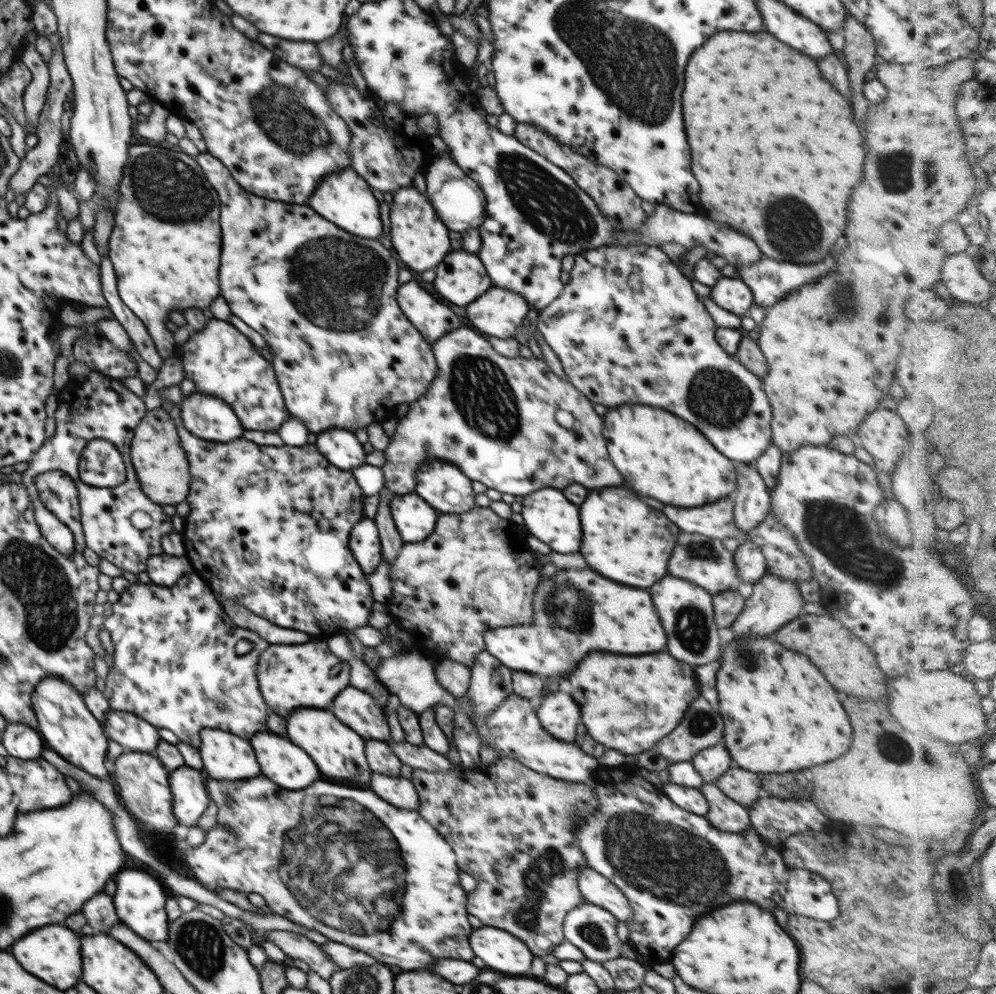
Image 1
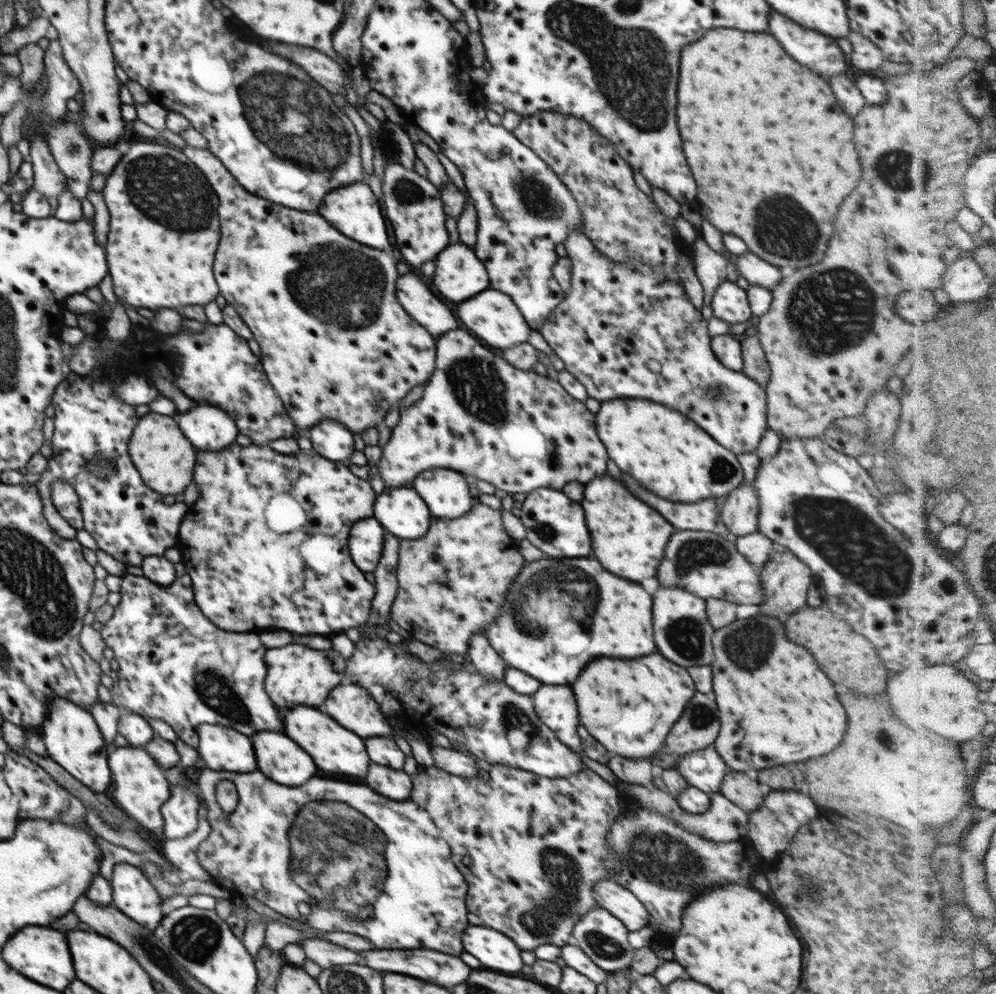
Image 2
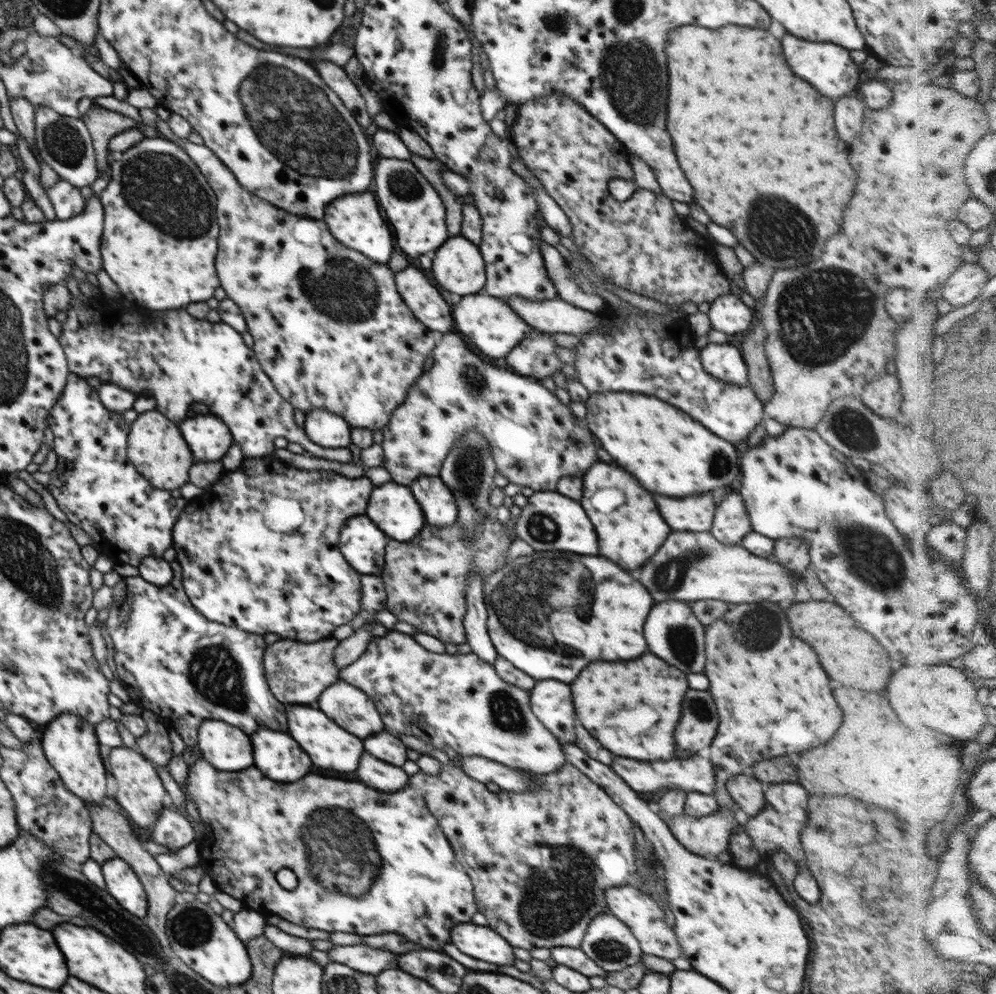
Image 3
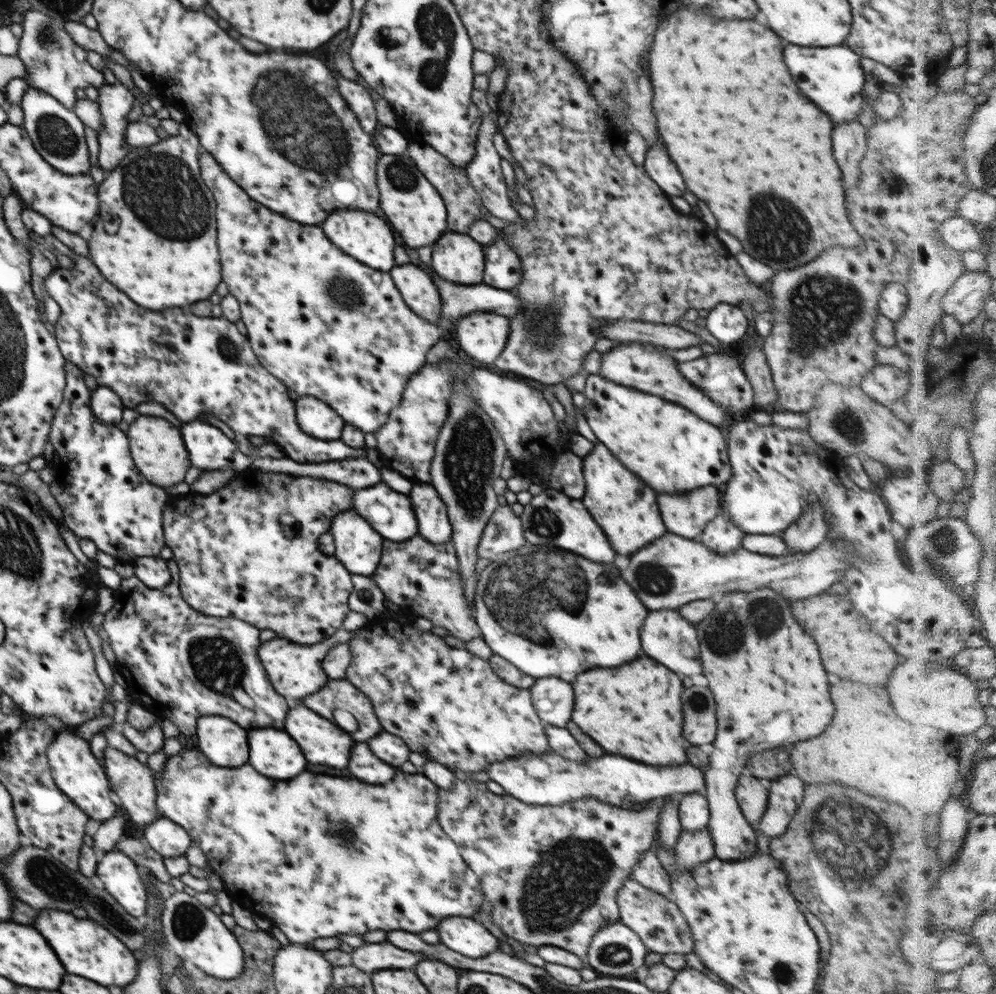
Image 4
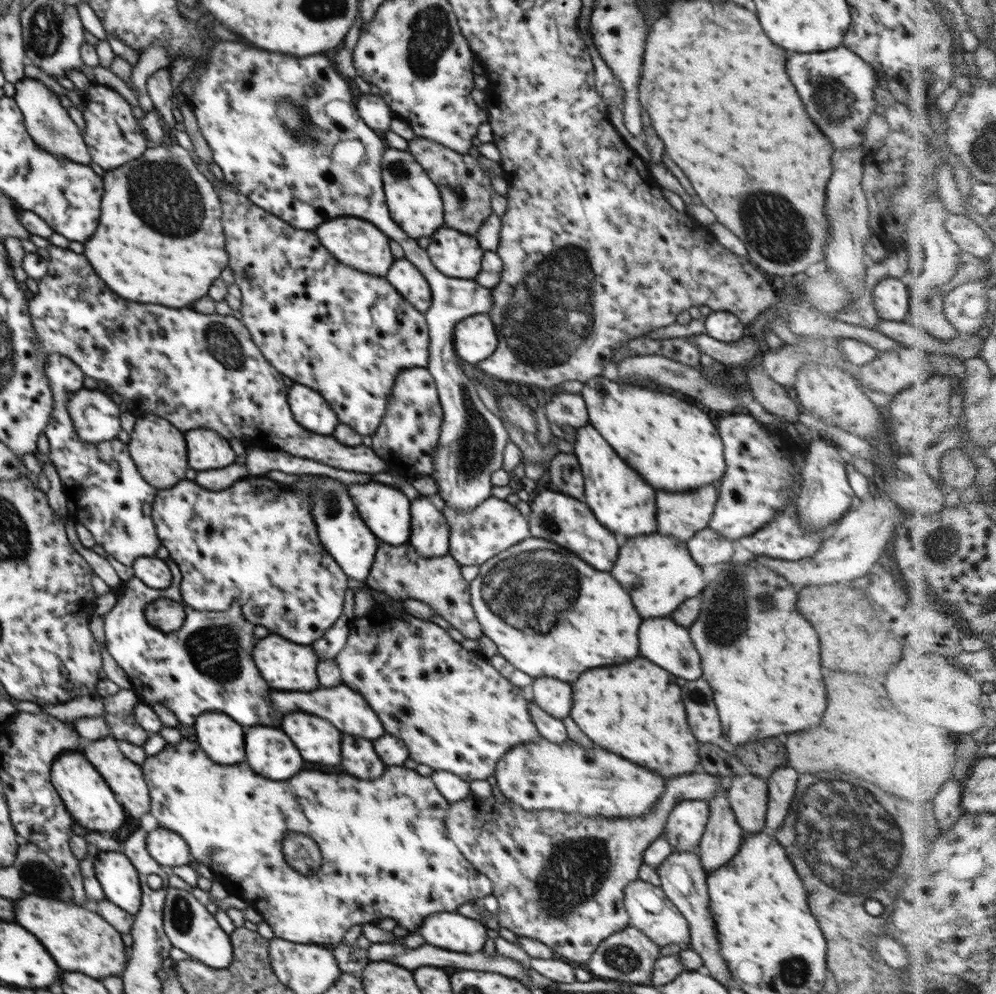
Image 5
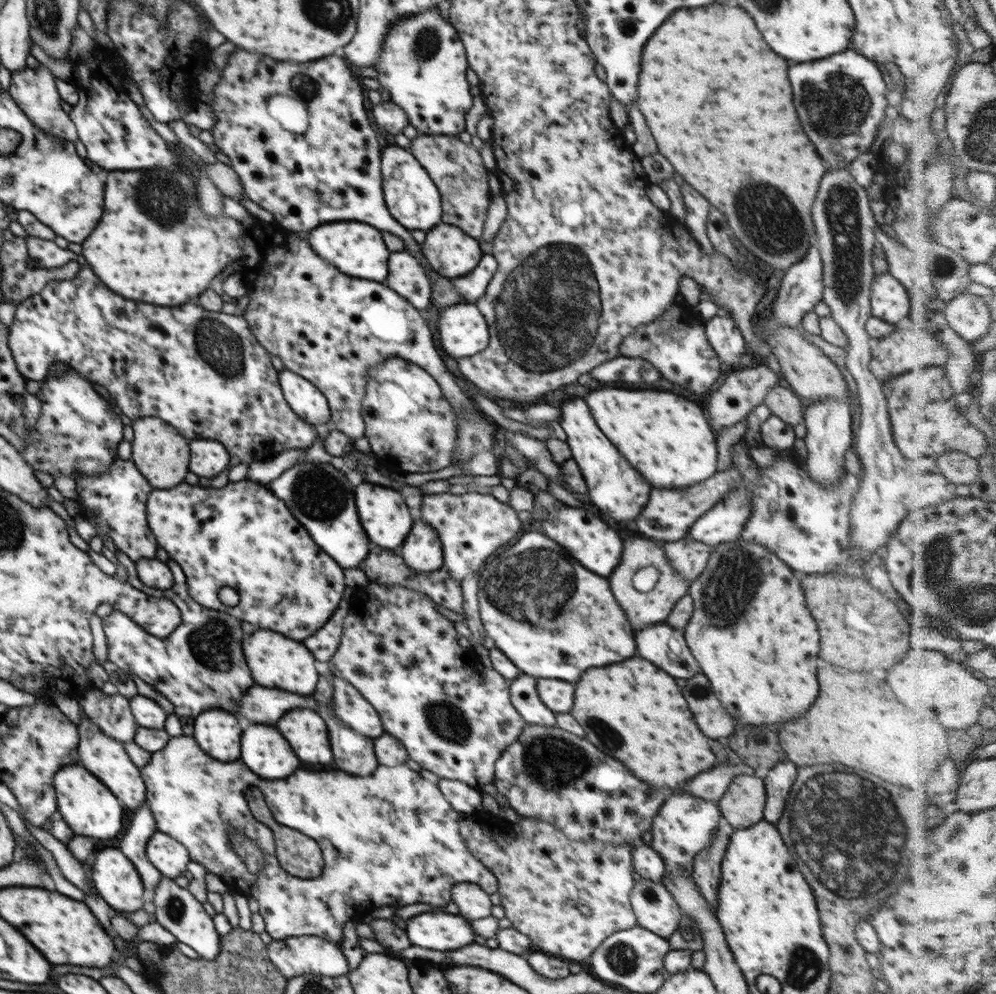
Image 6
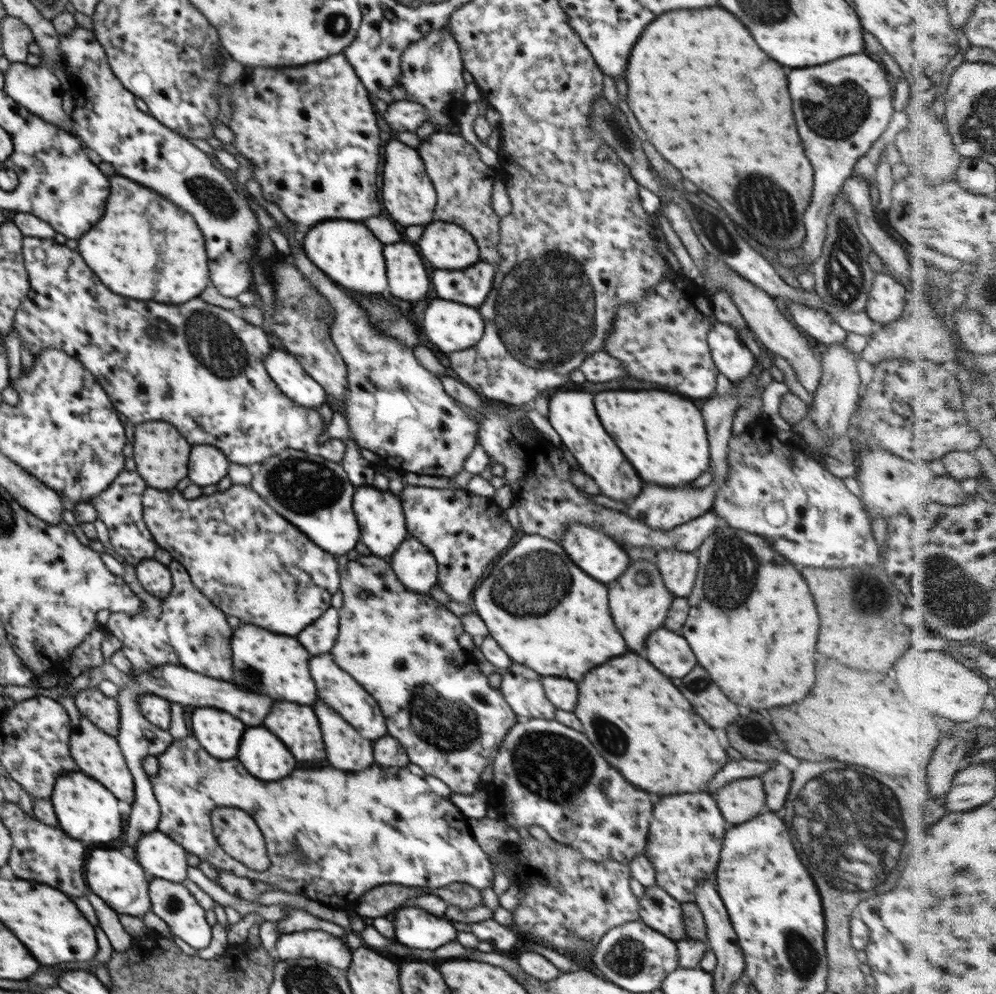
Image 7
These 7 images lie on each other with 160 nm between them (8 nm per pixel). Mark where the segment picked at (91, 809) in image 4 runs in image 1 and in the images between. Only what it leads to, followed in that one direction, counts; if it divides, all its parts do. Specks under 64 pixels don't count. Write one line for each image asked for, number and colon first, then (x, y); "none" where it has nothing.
1: (67, 726)
2: (71, 735)
3: (70, 744)

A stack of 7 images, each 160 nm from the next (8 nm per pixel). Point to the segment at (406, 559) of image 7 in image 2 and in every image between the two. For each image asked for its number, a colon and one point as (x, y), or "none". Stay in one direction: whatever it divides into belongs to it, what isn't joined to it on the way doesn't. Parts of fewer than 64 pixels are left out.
2: (445, 492)
3: (438, 504)
4: (434, 525)
5: (429, 529)
6: (422, 551)

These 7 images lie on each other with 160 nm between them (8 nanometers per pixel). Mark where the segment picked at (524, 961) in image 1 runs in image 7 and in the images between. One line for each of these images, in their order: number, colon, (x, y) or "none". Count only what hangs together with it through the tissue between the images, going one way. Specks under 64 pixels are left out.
2: (494, 949)
3: (478, 941)
4: (466, 935)
5: (451, 931)
6: (433, 931)
7: (417, 928)

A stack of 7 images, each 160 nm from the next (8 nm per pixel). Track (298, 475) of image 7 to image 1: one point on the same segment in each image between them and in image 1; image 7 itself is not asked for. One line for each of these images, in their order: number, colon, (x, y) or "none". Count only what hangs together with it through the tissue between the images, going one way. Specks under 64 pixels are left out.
1: (364, 541)
2: (366, 538)
3: (362, 543)
4: (358, 546)
5: (343, 533)
6: (316, 493)

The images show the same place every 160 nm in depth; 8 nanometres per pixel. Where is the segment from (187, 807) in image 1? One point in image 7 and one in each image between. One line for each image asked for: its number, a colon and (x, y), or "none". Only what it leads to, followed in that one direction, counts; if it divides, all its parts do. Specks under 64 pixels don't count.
2: (180, 812)
3: (171, 830)
4: (162, 835)
5: (166, 847)
6: (170, 857)
7: (162, 857)

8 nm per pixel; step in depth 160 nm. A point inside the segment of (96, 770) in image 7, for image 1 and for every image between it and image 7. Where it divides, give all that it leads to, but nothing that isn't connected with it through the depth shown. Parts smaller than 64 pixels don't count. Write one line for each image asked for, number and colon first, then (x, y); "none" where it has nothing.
1: (143, 783)
2: (141, 788)
3: (141, 794)
4: (134, 783)
5: (125, 778)
6: (106, 758)

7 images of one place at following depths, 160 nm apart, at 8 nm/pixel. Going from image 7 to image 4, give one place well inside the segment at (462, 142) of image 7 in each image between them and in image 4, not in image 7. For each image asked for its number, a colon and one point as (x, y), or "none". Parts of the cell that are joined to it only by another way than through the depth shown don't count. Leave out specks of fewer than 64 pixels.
4: (464, 206)
5: (465, 188)
6: (454, 164)

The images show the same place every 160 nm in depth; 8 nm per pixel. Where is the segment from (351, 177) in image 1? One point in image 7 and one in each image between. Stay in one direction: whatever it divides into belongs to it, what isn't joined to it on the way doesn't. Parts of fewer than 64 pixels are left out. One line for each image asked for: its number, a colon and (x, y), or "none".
2: (355, 211)
3: (355, 220)
4: (367, 238)
5: (359, 244)
6: (356, 248)
7: (347, 252)

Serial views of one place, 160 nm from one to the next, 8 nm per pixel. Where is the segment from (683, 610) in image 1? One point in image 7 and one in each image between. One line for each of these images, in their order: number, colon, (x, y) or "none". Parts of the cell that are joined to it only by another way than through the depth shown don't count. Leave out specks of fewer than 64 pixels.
2: (682, 632)
3: (672, 632)
4: (666, 636)
5: (662, 641)
6: (664, 645)
7: (670, 653)

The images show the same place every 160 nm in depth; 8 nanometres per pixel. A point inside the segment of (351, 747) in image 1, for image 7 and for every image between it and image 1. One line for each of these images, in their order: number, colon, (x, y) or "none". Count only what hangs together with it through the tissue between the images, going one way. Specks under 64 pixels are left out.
2: (334, 749)
3: (329, 746)
4: (321, 741)
5: (317, 740)
6: (305, 730)
7: (297, 726)

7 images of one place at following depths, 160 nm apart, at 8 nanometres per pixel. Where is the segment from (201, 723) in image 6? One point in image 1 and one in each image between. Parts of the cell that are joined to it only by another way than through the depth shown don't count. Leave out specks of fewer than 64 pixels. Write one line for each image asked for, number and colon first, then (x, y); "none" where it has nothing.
1: (225, 757)
2: (223, 749)
3: (227, 749)
4: (224, 743)
5: (220, 737)

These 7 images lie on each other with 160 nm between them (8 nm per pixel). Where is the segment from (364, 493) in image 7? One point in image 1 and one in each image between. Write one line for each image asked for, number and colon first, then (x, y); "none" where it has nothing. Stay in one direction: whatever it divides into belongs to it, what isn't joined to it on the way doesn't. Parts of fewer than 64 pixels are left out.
1: (415, 519)
2: (401, 511)
3: (392, 507)
4: (390, 513)
5: (386, 510)
6: (385, 518)

